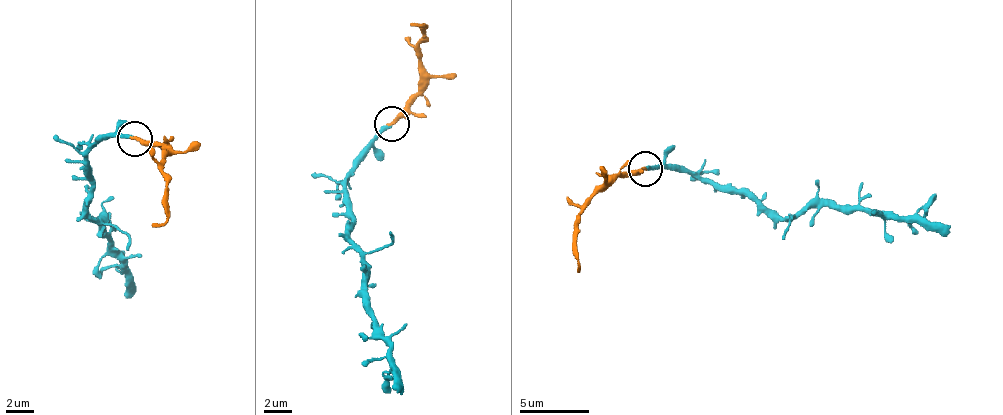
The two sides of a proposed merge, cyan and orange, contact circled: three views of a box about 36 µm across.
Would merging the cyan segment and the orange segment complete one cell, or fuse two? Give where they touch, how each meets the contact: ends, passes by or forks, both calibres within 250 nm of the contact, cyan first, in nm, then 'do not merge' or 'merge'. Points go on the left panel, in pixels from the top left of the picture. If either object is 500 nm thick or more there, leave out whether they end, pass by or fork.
place (134, 138); cyan ends; orange ends; calibres 280 and 280 nm; merge

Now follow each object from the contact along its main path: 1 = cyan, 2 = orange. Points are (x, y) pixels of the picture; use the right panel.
1: (648, 170), (661, 165), (730, 185), (782, 216), (814, 206), (856, 206), (895, 220), (951, 226)
2: (644, 170), (614, 177), (579, 216), (578, 273)

